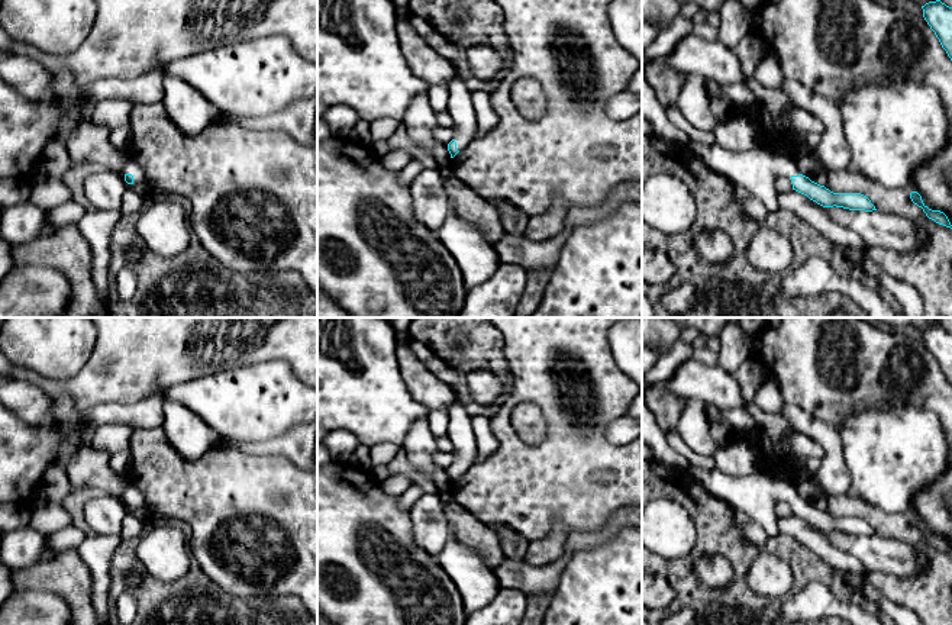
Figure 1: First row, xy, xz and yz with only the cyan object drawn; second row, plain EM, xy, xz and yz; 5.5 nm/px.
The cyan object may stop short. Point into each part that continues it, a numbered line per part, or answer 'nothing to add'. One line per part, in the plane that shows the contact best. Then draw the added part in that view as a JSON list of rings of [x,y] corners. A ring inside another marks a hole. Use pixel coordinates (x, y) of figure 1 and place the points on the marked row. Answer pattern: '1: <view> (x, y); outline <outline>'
1: xy (131, 166); outline [[[130,157],[126,158],[126,162],[120,171],[122,171],[122,174],[132,174],[133,184],[138,184],[139,181],[142,181],[145,178],[143,168]]]

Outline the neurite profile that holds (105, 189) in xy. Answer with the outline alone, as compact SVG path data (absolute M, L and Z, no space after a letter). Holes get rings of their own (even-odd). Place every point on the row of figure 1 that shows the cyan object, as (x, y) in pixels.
M100 170L84 181L85 197L94 209L120 210L126 191L122 177L112 170Z

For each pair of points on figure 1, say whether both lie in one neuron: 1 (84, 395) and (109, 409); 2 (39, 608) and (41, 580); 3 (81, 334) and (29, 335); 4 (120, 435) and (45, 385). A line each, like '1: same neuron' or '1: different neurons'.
1: different neurons
2: different neurons
3: same neuron
4: different neurons

